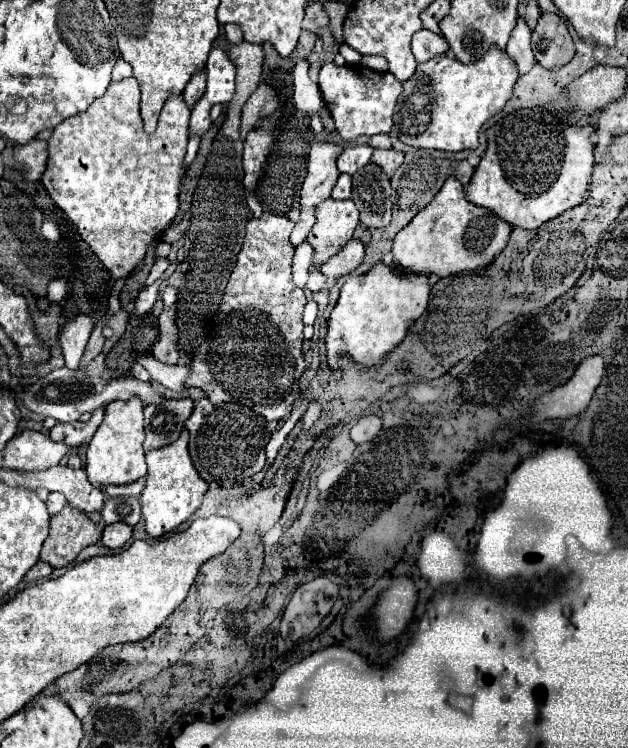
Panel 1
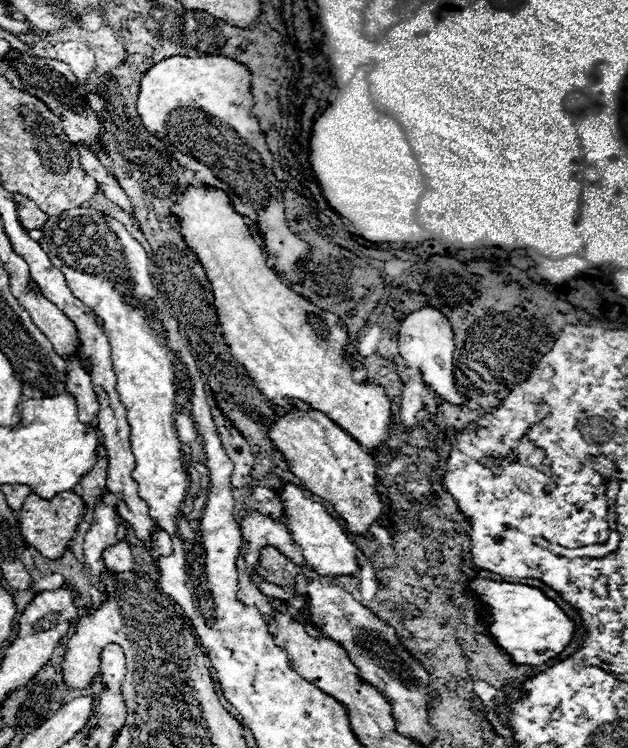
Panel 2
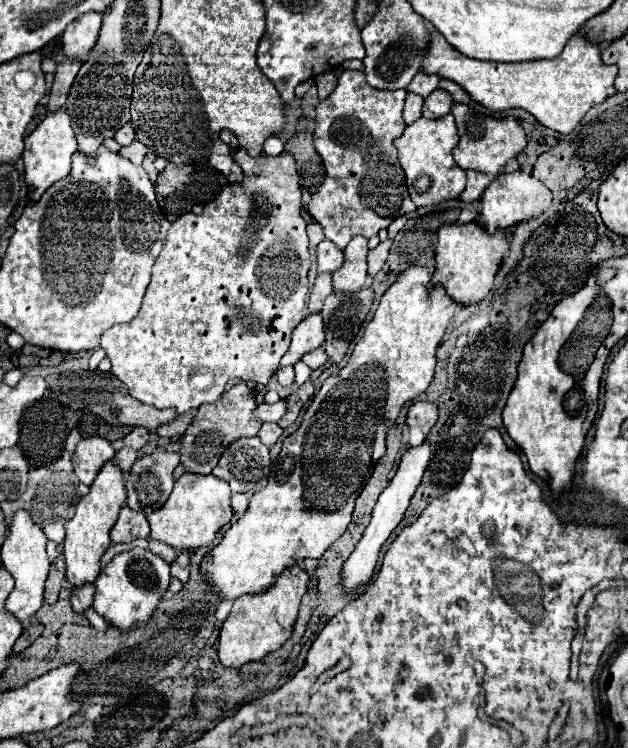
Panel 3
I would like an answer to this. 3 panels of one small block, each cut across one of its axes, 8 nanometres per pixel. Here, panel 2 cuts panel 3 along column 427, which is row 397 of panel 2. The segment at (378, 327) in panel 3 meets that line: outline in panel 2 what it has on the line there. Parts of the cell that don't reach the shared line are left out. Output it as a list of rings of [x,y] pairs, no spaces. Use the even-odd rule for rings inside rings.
[[[190,186],[172,210],[180,216],[184,240],[188,240],[188,246],[194,248],[198,260],[208,272],[208,280],[212,280],[212,290],[216,292],[216,312],[224,330],[224,342],[232,348],[232,354],[236,354],[236,360],[240,360],[240,364],[248,370],[268,402],[284,410],[292,410],[296,404],[290,400],[300,400],[312,410],[324,412],[332,422],[344,426],[344,430],[350,432],[370,454],[376,450],[376,446],[386,444],[390,440],[392,402],[380,384],[364,384],[352,380],[354,366],[346,360],[346,324],[332,312],[326,312],[294,294],[278,278],[278,274],[268,266],[264,250],[250,236],[248,226],[244,224],[244,216],[232,210],[230,200],[224,192],[216,188],[210,188],[206,192],[204,186]]]

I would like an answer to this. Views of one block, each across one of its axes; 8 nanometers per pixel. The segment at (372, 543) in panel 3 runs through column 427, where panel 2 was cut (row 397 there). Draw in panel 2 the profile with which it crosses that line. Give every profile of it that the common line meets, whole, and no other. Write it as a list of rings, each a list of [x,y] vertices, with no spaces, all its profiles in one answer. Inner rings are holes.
[[[420,308],[412,314],[408,314],[408,318],[402,322],[400,332],[398,332],[398,348],[400,348],[400,356],[404,358],[404,362],[410,368],[420,368],[424,382],[430,384],[430,388],[440,394],[444,400],[462,406],[466,402],[466,396],[458,390],[456,382],[454,382],[454,342],[452,342],[454,334],[450,328],[448,318],[438,312],[436,308]]]

